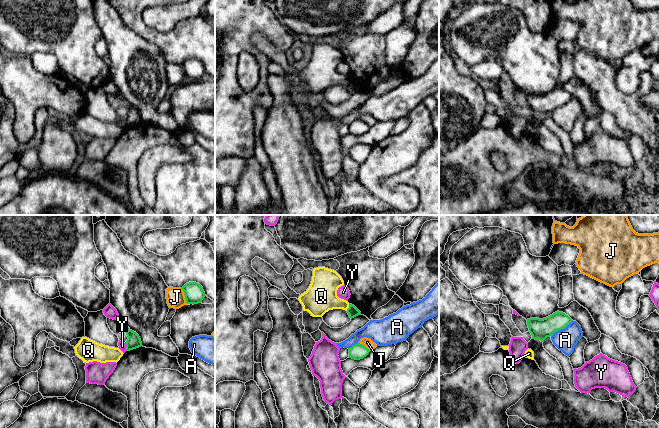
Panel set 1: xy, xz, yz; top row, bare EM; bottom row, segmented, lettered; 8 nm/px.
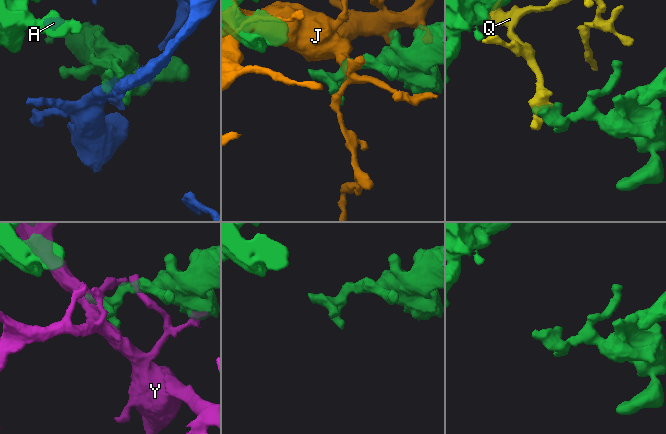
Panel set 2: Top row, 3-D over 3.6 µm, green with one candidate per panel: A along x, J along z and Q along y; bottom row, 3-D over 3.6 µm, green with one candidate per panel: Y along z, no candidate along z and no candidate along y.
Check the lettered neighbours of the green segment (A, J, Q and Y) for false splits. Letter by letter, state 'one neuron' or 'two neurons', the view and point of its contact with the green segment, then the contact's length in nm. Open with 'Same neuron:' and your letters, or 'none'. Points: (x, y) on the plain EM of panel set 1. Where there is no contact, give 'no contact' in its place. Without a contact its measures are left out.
Same neuron: none
A: two neurons | yz (561, 104) | 220 nm
J: two neurons | xy (185, 72) | 140 nm
Q: two neurons | xz (349, 83) | 60 nm
Y: two neurons | xy (126, 122) | 70 nm

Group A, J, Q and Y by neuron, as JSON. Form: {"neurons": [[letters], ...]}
{"neurons": [["A"], ["J"], ["Q"], ["Y"]]}

